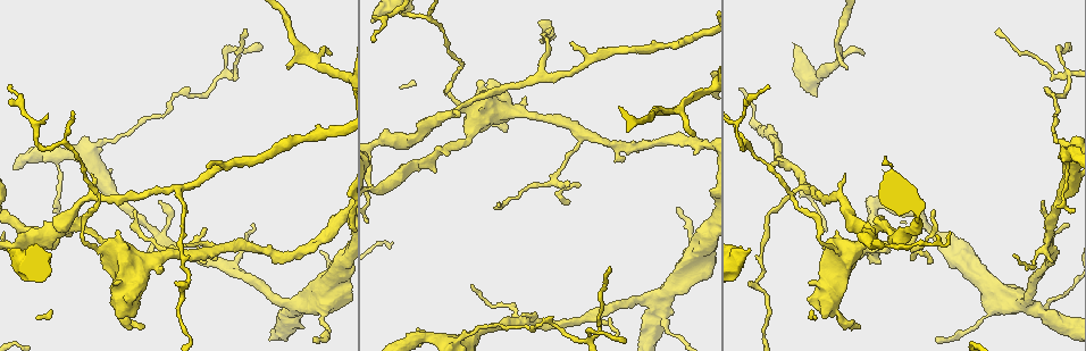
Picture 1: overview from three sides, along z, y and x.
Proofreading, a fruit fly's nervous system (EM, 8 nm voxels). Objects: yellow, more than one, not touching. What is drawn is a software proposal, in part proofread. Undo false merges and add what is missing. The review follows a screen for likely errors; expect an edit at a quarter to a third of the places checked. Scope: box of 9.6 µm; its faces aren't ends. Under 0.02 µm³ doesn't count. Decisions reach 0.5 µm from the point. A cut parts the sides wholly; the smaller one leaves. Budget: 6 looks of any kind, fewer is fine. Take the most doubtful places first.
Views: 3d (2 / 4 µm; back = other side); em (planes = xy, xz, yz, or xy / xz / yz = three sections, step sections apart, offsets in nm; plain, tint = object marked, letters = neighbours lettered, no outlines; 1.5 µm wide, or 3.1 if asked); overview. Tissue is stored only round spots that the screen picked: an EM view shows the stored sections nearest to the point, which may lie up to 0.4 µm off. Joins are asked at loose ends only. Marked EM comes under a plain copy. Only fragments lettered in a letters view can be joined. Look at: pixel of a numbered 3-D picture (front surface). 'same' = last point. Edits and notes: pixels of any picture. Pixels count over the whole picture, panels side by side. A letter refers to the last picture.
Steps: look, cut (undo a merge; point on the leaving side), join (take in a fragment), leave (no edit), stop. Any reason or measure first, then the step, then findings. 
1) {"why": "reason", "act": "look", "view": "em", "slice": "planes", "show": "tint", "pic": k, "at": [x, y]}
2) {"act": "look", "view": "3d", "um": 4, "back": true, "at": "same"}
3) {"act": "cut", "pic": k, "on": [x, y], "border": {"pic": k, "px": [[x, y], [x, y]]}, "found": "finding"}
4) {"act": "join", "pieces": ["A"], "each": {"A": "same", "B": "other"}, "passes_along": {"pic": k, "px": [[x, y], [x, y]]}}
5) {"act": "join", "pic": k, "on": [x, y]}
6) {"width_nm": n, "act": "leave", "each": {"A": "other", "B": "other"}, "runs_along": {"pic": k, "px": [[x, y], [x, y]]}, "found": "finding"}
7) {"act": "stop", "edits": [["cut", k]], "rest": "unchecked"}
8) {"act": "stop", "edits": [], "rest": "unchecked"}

{"why": "sudden change in width", "act": "look", "view": "em", "slice": "xz", "step": 8, "show": "tint", "pic": 1, "at": [469, 141]}

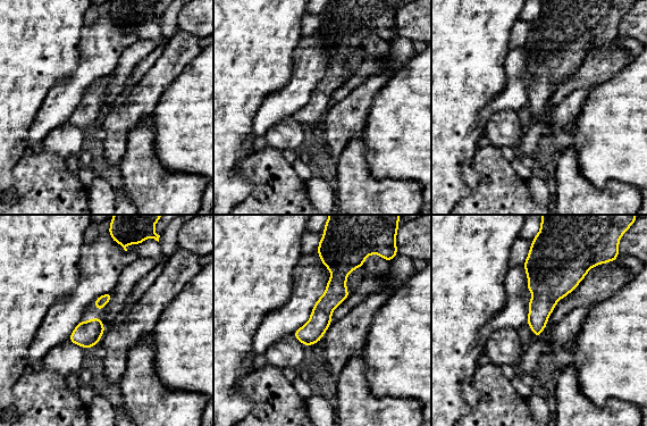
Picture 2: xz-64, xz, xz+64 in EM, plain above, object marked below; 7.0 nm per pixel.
{"act": "look", "view": "em", "slice": "planes", "show": "letters", "at": "same"}

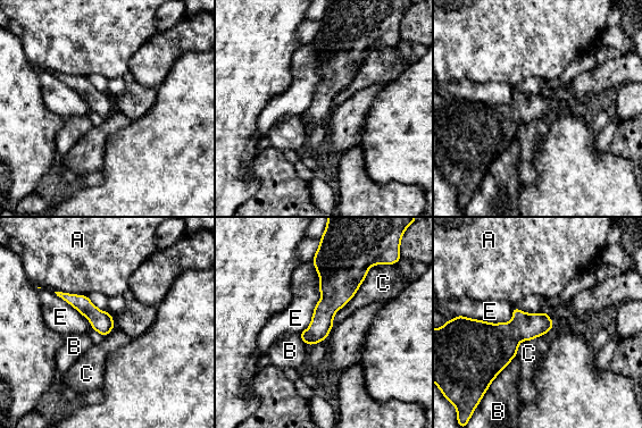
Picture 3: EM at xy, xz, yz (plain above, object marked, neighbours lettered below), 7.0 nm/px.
{"act": "leave", "each": {"A": "other", "B": "other", "C": "other", "E": "other"}, "border": {"pic": 3, "px": [[373, 263], [332, 324]]}, "found": "all the same neuron"}

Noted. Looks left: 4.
{"act": "look", "view": "em", "slice": "yz", "step": 4, "show": "tint", "pic": 1, "at": [773, 163]}

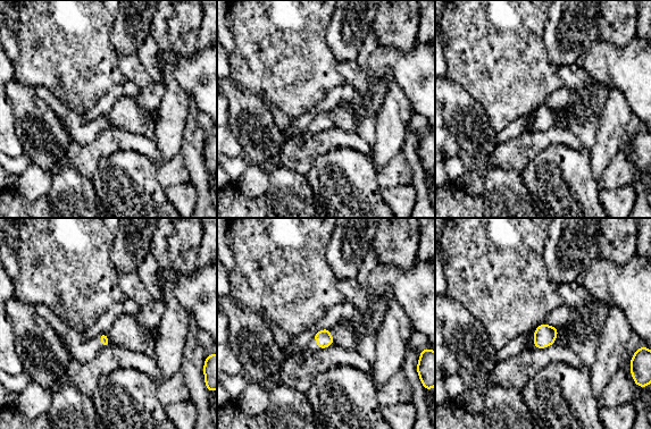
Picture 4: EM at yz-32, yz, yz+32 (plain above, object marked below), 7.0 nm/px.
{"act": "look", "view": "em", "slice": "yz", "step": 4, "show": "letters", "at": "same"}

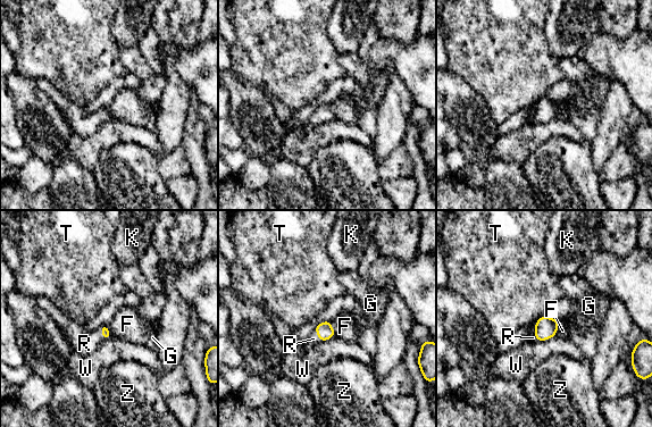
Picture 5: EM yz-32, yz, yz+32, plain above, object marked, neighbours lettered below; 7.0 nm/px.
{"longest_contact_nm": ["W", 150], "act": "join", "pieces": ["R"], "each": {"F": "other", "G": "other", "K": "other", "R": "same", "T": "other", "W": "other", "Z": "other"}, "found": "the neuron continues"}

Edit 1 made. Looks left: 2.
{"act": "stop", "edits": [["join", 5]], "rest": "unchecked"}

